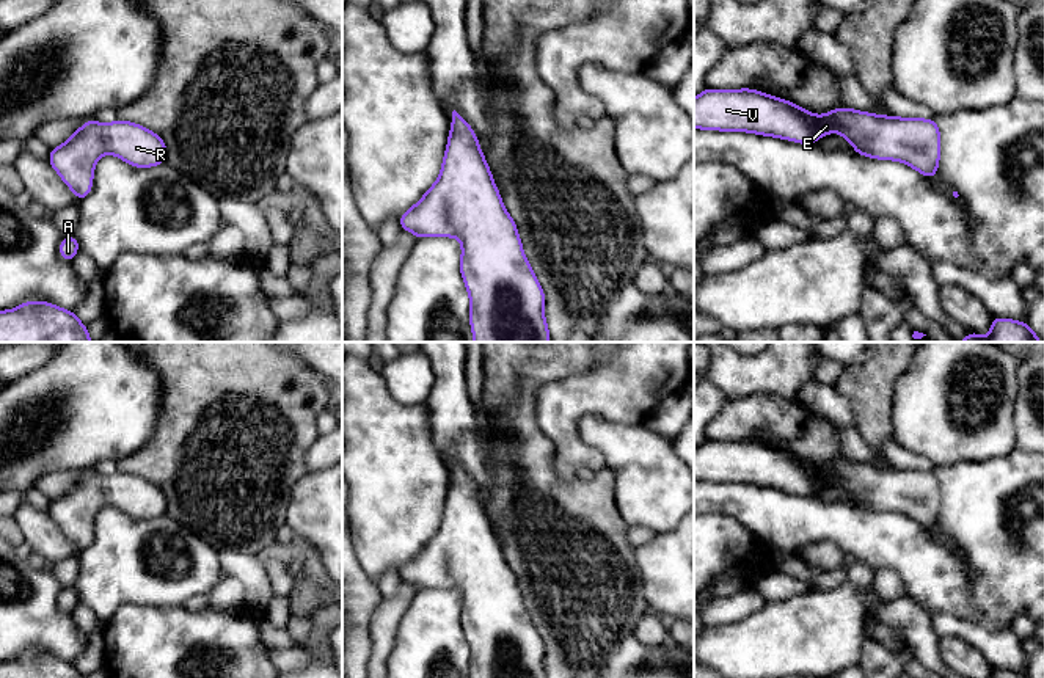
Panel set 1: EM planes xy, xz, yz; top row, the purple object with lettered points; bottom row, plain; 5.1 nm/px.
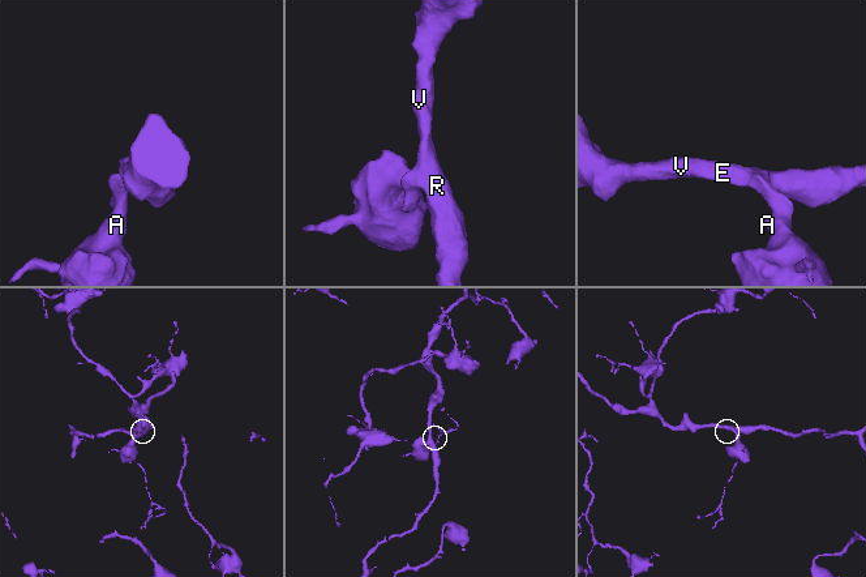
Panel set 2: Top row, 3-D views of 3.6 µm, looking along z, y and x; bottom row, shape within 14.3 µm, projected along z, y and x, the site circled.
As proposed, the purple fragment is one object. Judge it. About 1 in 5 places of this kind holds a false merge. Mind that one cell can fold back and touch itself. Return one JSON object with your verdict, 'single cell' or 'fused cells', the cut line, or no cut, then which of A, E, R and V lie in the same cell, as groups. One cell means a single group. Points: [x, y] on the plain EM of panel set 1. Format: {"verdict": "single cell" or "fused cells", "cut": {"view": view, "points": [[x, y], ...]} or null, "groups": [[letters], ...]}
{"verdict": "single cell", "cut": null, "groups": [["A", "E", "R", "V"]]}

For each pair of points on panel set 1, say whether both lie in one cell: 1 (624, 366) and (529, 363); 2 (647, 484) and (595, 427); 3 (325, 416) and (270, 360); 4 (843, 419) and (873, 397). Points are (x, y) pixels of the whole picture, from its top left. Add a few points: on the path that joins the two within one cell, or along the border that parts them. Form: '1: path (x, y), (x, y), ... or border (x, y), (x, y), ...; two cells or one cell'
1: border (605, 358), (584, 371), (559, 379); two cells
2: path (638, 470), (609, 441); one cell
3: border (325, 407), (317, 416), (319, 433); two cells
4: border (832, 386), (848, 402), (854, 426); two cells

